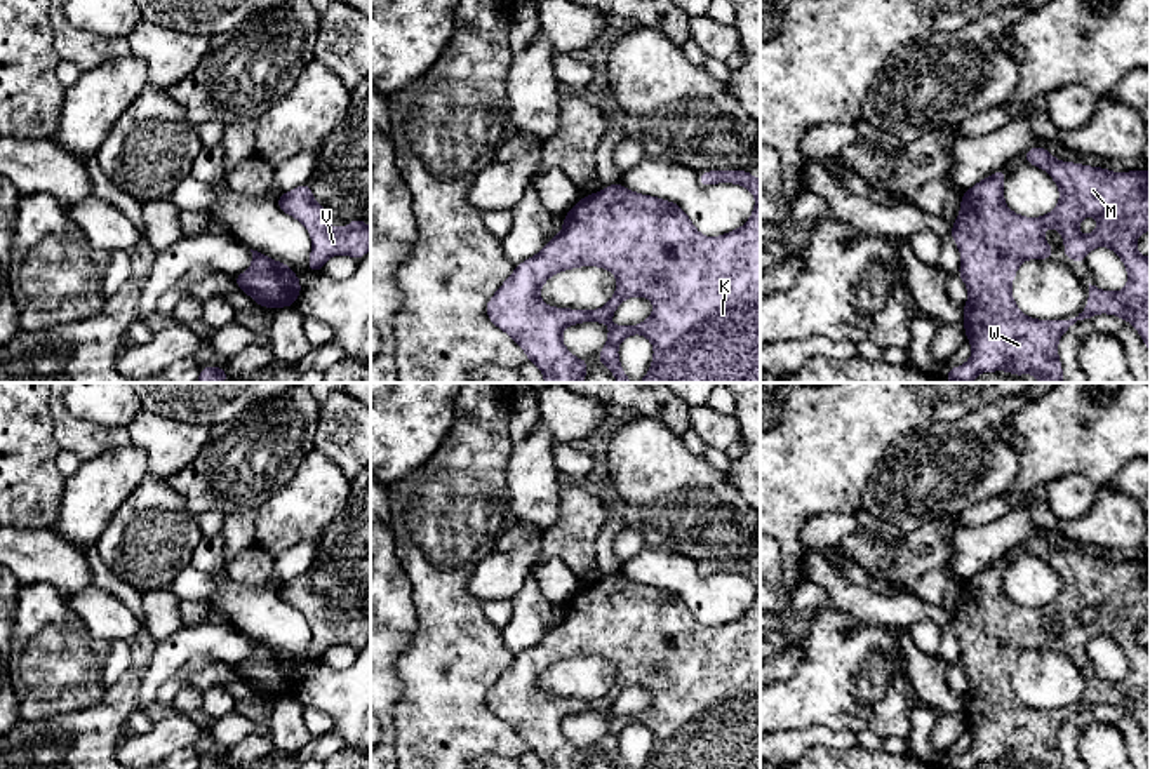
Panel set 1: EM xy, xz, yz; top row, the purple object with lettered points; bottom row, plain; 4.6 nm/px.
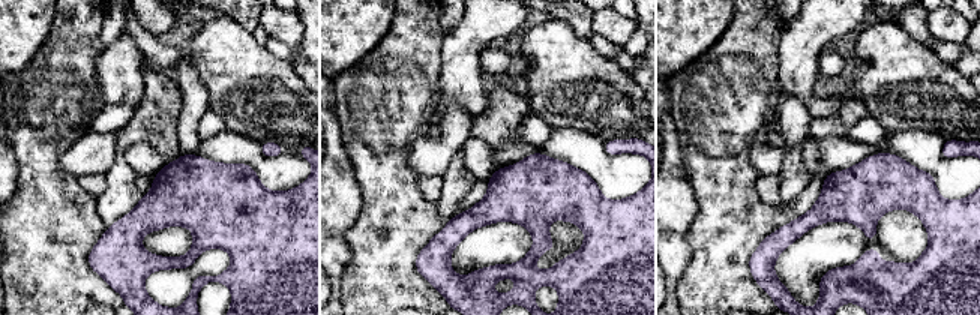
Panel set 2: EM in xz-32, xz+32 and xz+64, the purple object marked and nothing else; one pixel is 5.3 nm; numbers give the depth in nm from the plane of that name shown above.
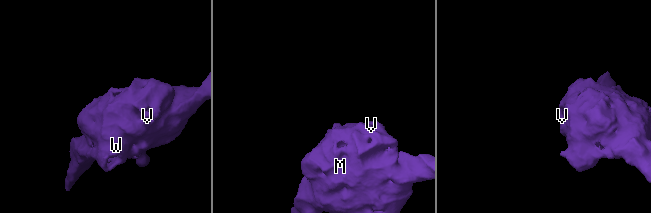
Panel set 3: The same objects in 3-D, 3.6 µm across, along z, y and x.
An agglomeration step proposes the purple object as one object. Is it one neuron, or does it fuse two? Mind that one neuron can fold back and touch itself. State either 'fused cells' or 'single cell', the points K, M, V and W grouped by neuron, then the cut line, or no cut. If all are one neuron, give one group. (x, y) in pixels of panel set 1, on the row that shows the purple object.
single cell; K M V W; no cut

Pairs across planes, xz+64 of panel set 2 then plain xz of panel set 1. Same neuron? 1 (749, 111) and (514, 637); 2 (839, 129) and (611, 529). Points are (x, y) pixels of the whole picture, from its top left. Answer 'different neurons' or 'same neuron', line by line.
1: different neurons
2: different neurons

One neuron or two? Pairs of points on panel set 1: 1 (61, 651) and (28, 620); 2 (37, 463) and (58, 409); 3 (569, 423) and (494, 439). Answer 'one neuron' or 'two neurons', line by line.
1: one neuron
2: two neurons
3: two neurons

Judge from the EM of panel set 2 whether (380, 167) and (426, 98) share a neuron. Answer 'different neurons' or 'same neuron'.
same neuron

